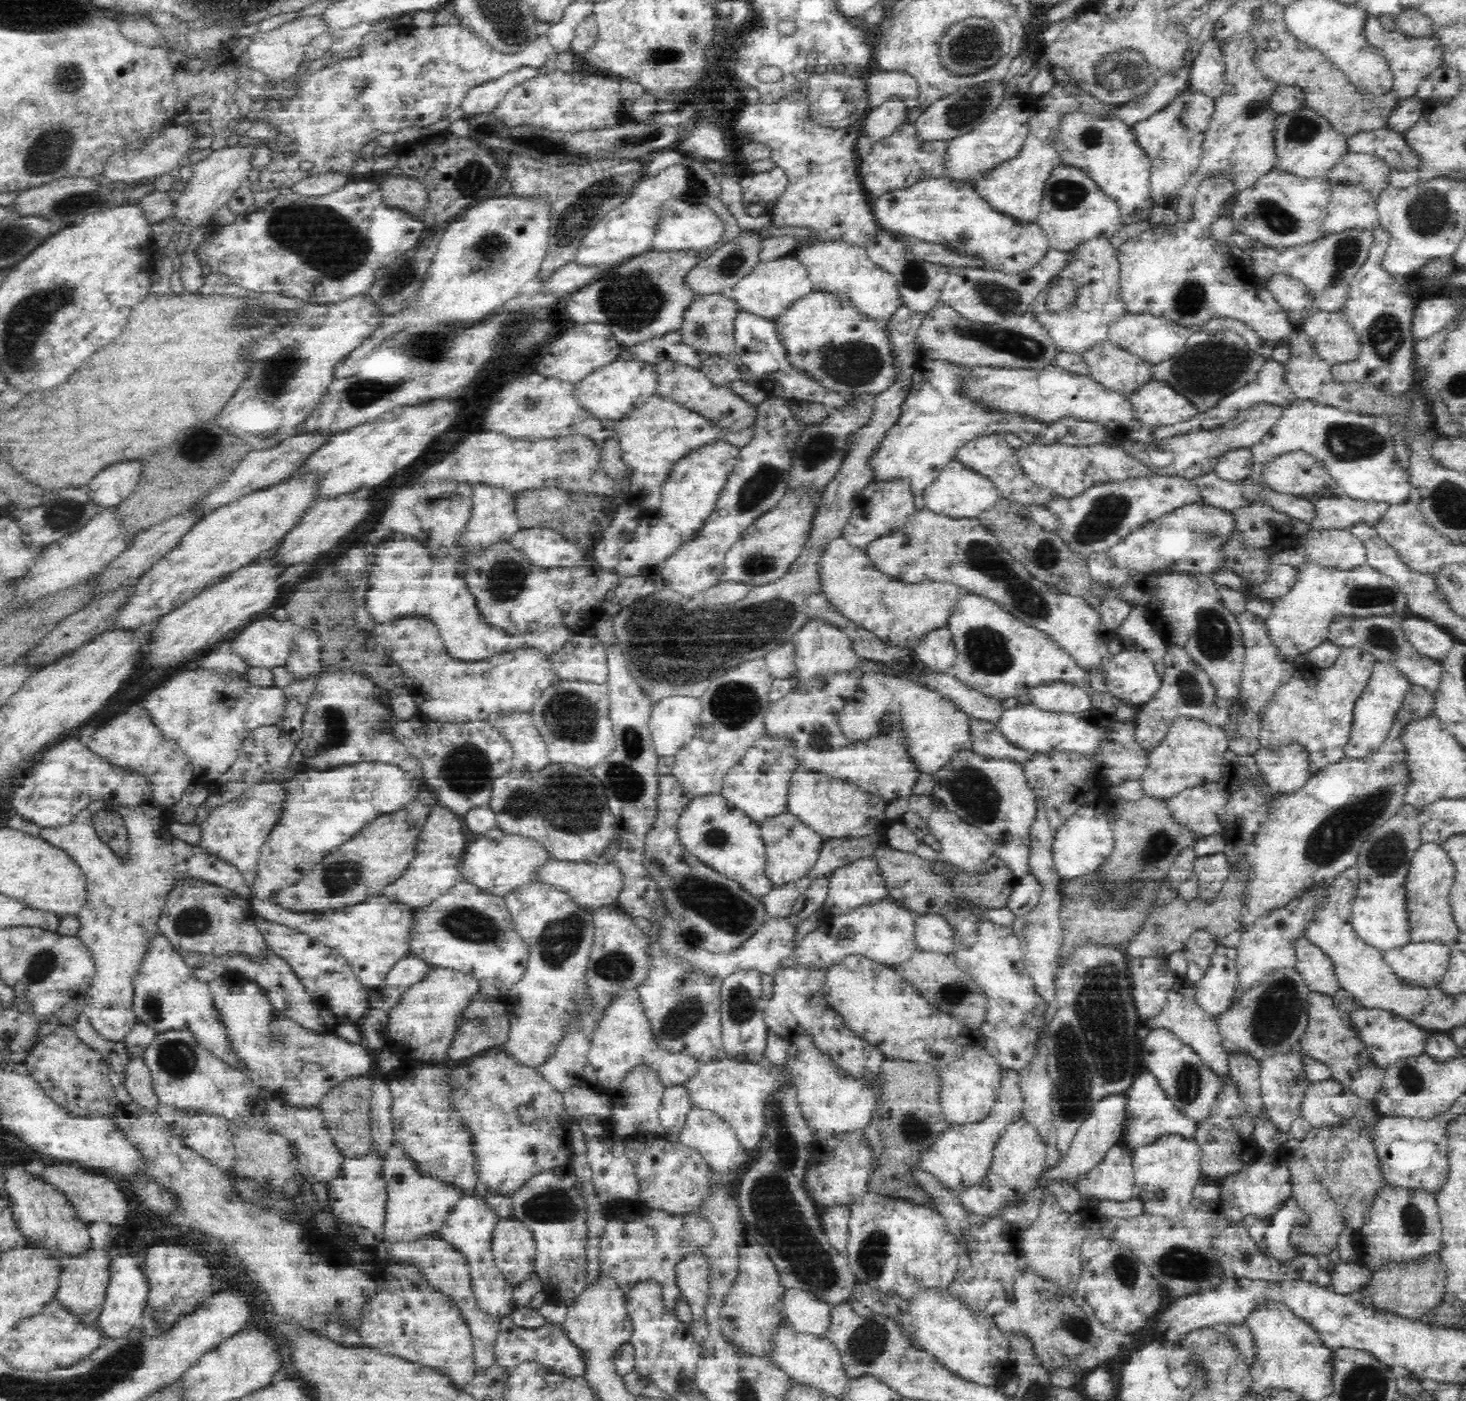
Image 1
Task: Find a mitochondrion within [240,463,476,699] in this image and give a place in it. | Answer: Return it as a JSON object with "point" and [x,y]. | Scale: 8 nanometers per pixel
{"point":[449,496]}

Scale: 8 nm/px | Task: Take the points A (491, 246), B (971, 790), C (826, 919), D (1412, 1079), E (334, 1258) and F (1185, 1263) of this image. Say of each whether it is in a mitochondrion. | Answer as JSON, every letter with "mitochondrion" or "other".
{"A":"mitochondrion","B":"mitochondrion","C":"other","D":"mitochondrion","E":"other","F":"mitochondrion"}

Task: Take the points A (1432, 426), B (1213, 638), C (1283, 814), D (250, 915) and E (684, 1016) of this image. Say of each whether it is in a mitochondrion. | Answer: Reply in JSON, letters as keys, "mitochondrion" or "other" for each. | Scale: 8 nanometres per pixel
{"A":"other","B":"mitochondrion","C":"other","D":"other","E":"mitochondrion"}

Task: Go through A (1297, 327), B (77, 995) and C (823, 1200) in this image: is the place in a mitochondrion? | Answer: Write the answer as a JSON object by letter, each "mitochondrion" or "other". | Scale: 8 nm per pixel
{"A":"other","B":"other","C":"other"}

